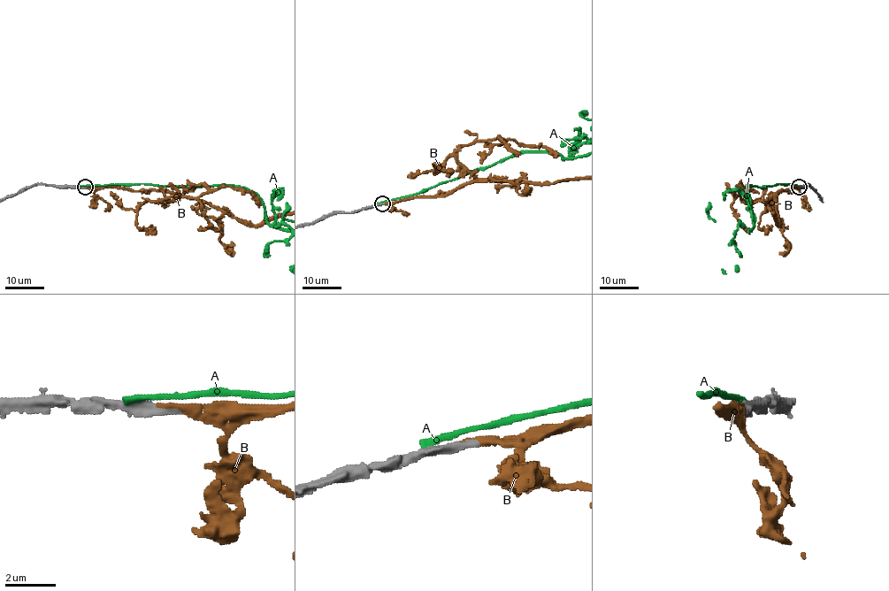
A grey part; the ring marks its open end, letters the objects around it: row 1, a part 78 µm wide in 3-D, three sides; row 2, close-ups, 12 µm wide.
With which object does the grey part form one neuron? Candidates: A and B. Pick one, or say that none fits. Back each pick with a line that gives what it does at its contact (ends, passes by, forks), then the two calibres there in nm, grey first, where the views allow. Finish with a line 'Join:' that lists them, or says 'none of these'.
B: it ends | 360/280 nm
Join: B

